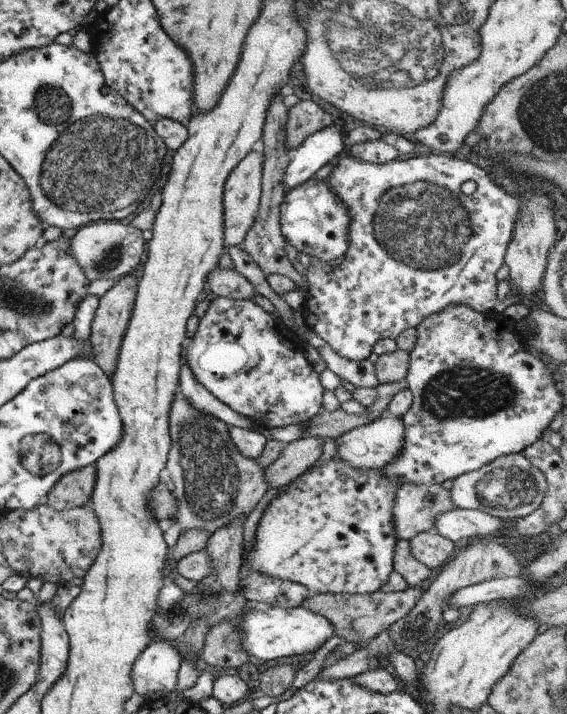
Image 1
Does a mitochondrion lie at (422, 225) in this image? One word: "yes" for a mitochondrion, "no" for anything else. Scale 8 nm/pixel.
yes

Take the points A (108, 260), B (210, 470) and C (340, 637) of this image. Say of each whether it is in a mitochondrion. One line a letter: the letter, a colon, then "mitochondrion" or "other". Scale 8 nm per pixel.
A: mitochondrion
B: mitochondrion
C: other

